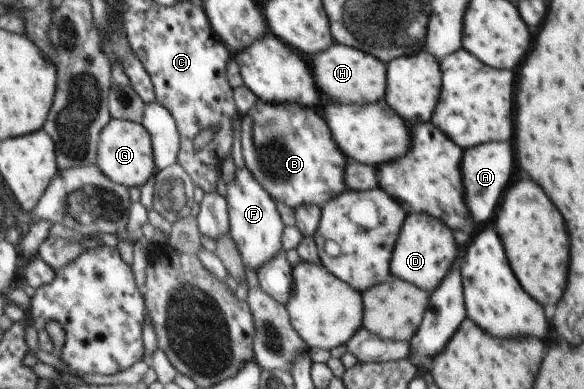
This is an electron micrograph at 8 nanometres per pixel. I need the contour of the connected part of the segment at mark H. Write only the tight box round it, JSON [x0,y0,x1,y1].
[310,42,385,105]

